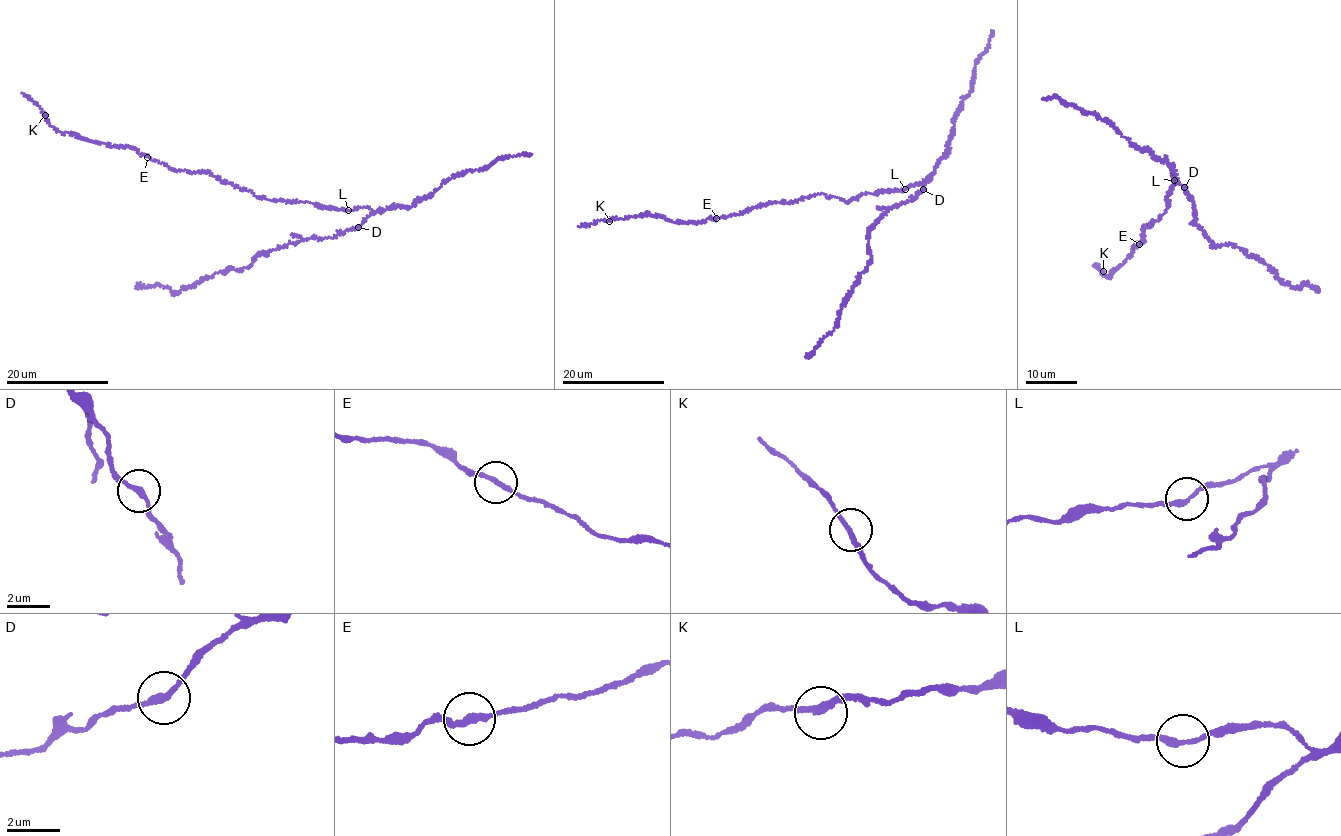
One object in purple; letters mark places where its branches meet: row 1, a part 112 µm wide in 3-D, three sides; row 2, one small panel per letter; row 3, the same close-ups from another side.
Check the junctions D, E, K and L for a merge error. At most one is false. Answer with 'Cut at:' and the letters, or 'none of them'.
Cut at: none of them

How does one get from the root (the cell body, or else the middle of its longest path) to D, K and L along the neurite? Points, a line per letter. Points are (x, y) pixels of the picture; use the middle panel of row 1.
D: (890, 190), (903, 190), (922, 181), (923, 189)
K: (890, 190), (863, 193), (849, 201), (822, 194), (789, 203), (774, 201), (695, 223), (646, 213), (609, 221)
L: (890, 190), (904, 188)

